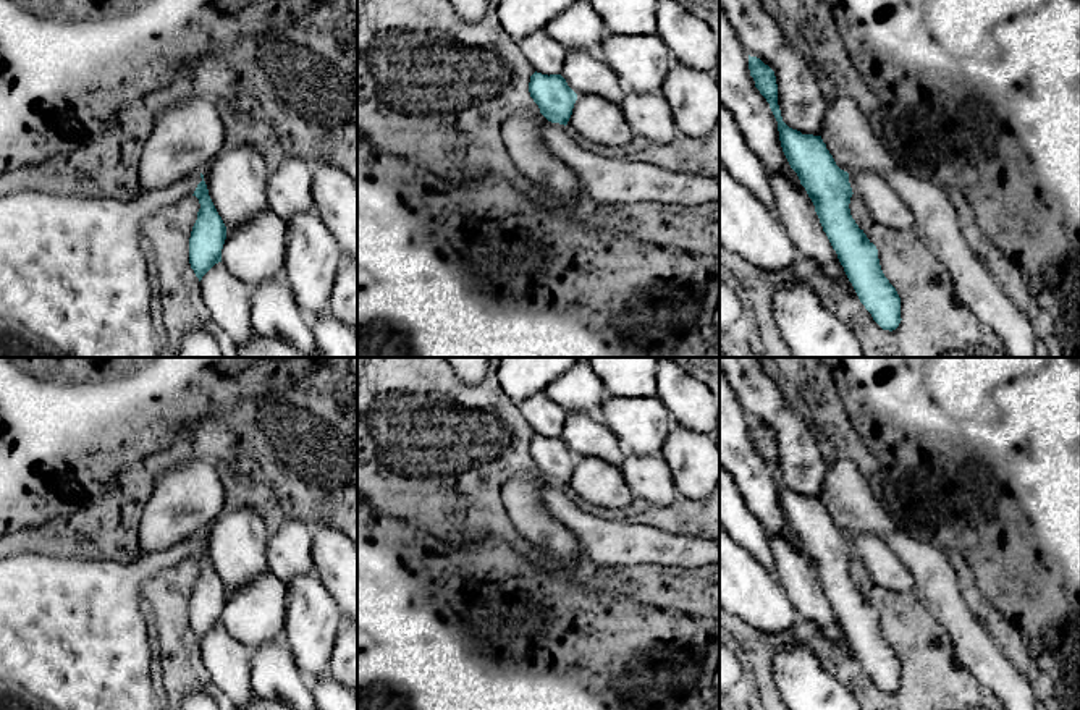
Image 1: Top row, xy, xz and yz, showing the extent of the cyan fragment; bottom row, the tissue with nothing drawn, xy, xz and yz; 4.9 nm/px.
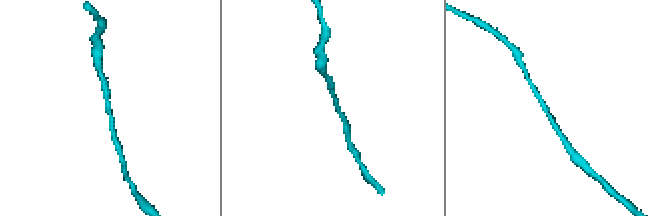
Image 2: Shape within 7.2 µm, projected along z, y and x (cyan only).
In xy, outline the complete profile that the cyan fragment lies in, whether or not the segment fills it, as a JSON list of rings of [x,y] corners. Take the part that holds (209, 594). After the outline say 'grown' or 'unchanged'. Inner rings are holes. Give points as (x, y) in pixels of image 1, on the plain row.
[[[204,537],[192,558],[199,561],[200,571],[189,600],[189,626],[199,644],[218,624],[226,602],[226,589],[218,577],[210,558]]] | unchanged

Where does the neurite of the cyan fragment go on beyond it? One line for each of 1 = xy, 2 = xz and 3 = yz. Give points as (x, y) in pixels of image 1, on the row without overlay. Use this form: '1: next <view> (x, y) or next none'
1: next none
2: next none
3: next none

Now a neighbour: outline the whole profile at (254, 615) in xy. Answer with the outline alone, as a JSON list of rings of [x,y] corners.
[[[270,571],[247,585],[226,592],[221,626],[254,652],[283,634],[288,608],[286,585]]]

